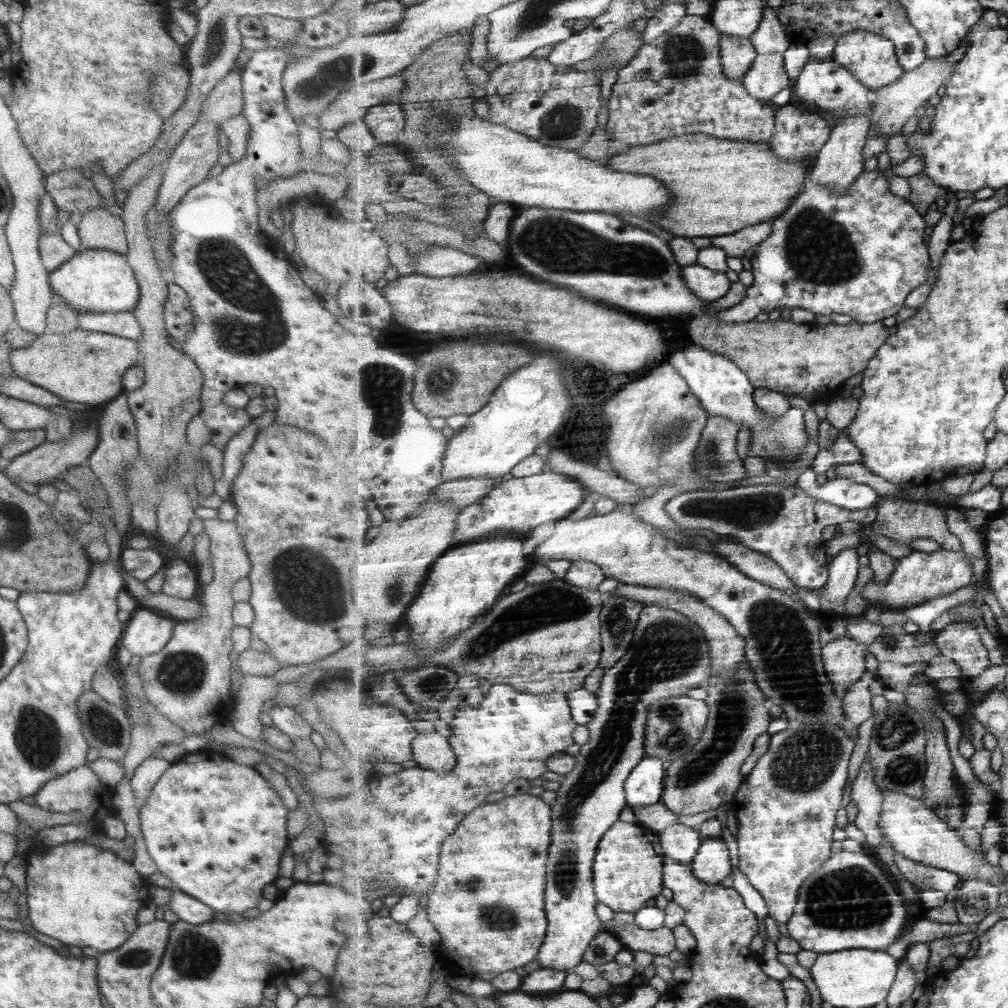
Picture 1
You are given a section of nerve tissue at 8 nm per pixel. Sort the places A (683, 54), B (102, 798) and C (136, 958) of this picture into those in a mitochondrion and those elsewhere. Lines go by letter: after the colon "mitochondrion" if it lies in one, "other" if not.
A: mitochondrion
B: other
C: mitochondrion

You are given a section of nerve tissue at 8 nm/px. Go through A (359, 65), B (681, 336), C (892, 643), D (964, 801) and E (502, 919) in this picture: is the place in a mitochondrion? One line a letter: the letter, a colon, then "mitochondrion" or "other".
A: mitochondrion
B: other
C: mitochondrion
D: other
E: mitochondrion

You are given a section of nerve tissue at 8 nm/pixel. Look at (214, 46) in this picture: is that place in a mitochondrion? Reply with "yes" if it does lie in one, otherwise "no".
yes

